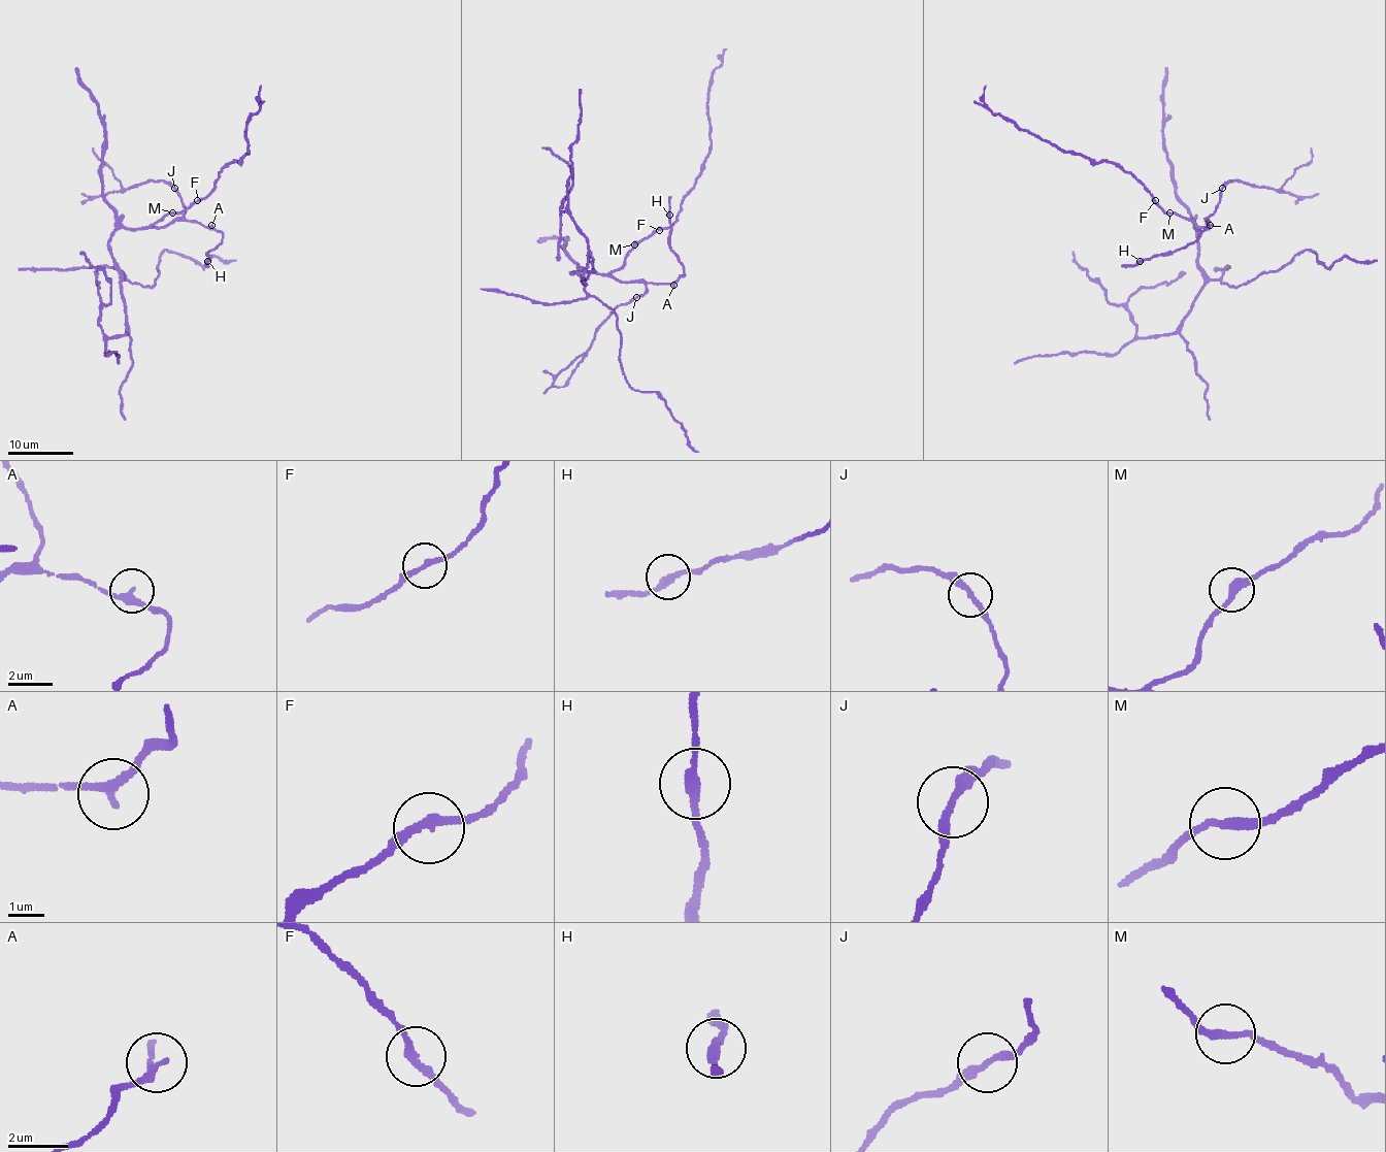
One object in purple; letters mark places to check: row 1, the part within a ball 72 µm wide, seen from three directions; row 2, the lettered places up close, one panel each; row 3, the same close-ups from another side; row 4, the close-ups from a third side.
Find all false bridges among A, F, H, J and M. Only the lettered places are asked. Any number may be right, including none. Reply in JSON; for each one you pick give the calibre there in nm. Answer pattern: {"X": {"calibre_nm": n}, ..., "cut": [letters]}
{"cut": []}

